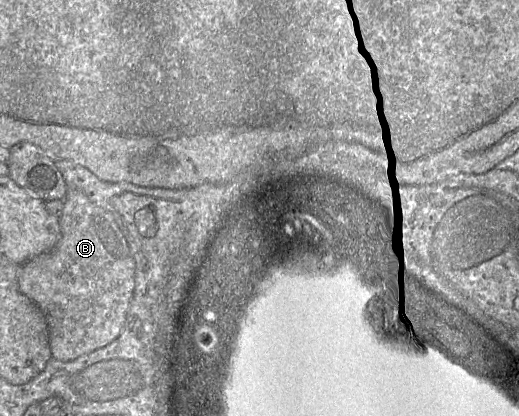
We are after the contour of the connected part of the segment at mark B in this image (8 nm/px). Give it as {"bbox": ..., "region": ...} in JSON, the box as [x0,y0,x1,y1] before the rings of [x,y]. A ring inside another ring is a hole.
{"bbox":[17,190,136,362],"region":[[[68,190],[59,224],[61,238],[51,250],[22,264],[17,287],[45,315],[52,357],[68,362],[108,345],[120,335],[134,292],[136,265],[113,214],[90,201],[82,191]]]}

